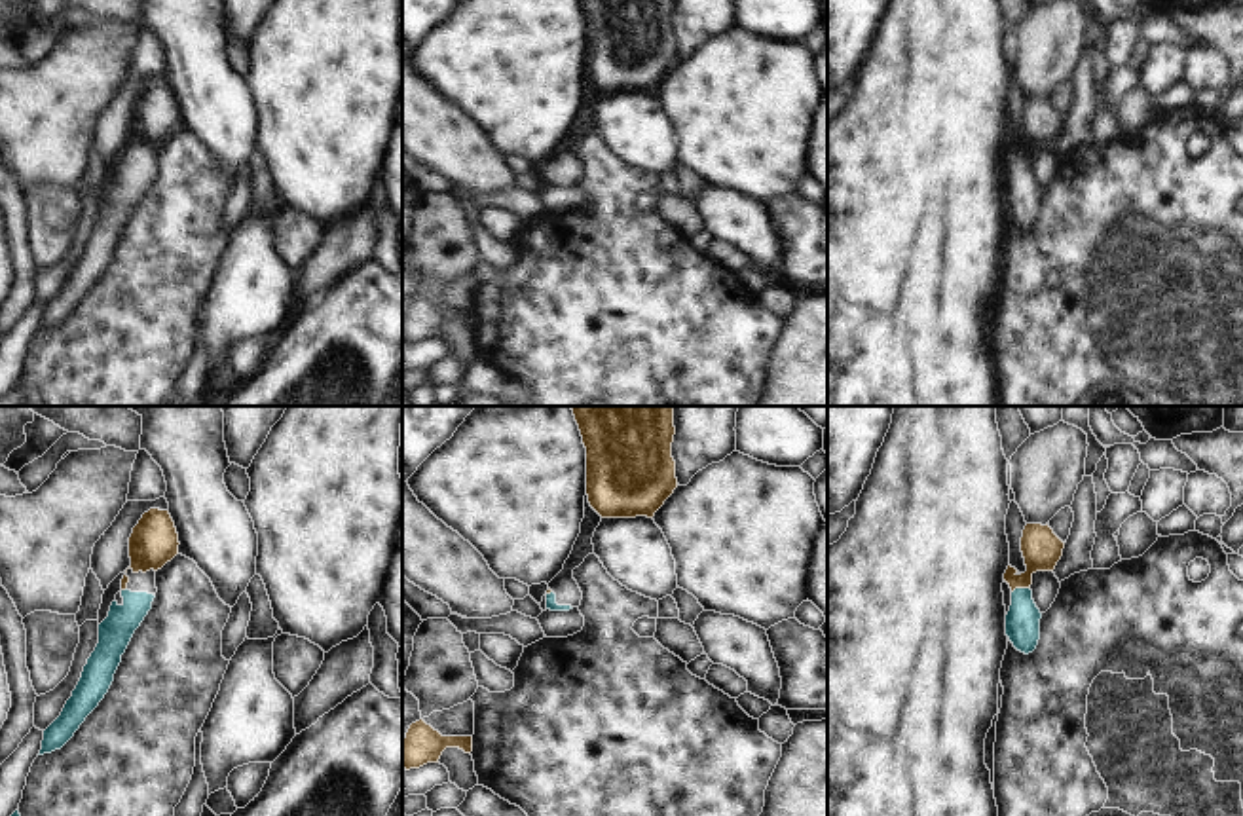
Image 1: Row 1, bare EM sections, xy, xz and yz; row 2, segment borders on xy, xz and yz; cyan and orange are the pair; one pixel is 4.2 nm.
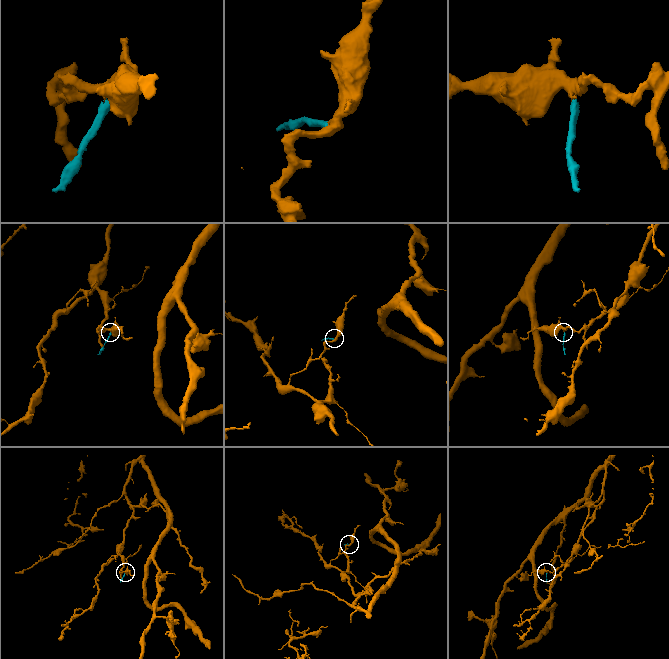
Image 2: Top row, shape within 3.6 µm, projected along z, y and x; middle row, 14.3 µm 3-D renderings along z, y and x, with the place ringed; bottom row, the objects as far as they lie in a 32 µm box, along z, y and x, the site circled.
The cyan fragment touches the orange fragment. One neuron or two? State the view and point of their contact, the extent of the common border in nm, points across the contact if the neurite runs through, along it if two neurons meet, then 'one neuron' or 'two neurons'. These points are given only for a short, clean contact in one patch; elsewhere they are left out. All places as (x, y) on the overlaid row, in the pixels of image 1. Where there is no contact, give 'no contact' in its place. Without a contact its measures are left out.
contact yz (1020, 589); length 80 nm; way yz (1023, 619), (1020, 589), (1042, 549); one neuron

